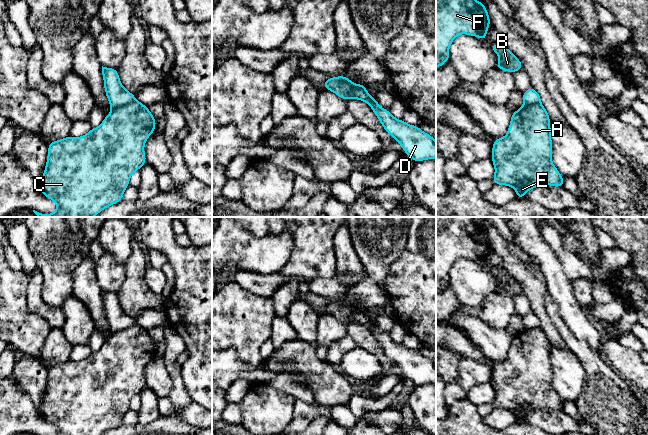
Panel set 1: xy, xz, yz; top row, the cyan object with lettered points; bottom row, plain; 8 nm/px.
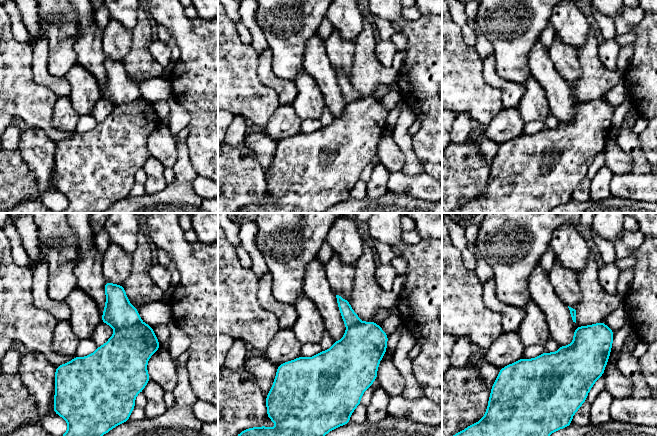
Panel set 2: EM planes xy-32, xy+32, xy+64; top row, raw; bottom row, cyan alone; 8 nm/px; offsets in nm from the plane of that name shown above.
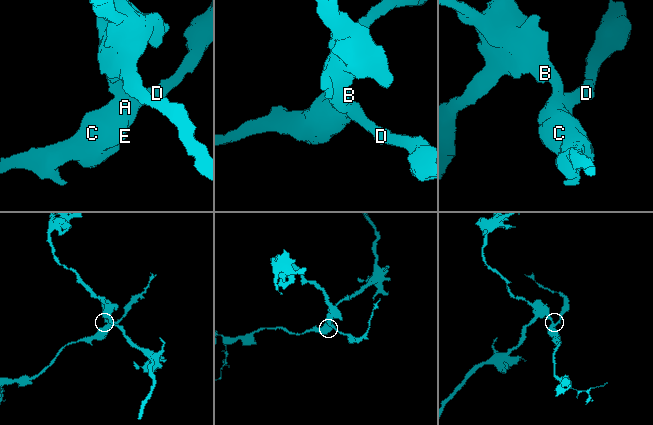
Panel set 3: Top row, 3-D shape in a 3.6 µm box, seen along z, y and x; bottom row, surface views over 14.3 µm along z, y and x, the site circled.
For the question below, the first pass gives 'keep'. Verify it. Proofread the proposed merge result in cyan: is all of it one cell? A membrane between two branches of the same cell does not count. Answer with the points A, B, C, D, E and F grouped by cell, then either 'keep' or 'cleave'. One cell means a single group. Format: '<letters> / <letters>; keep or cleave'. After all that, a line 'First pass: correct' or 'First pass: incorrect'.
A C D E / B F; cleave
First pass: incorrect

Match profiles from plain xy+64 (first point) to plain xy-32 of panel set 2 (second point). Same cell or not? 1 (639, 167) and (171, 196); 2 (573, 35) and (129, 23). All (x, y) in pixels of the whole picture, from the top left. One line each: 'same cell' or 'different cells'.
1: same cell
2: same cell

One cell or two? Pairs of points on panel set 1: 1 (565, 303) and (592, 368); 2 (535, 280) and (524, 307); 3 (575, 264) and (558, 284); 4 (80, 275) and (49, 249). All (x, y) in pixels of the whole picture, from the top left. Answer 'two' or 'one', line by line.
1: two
2: two
3: two
4: two

